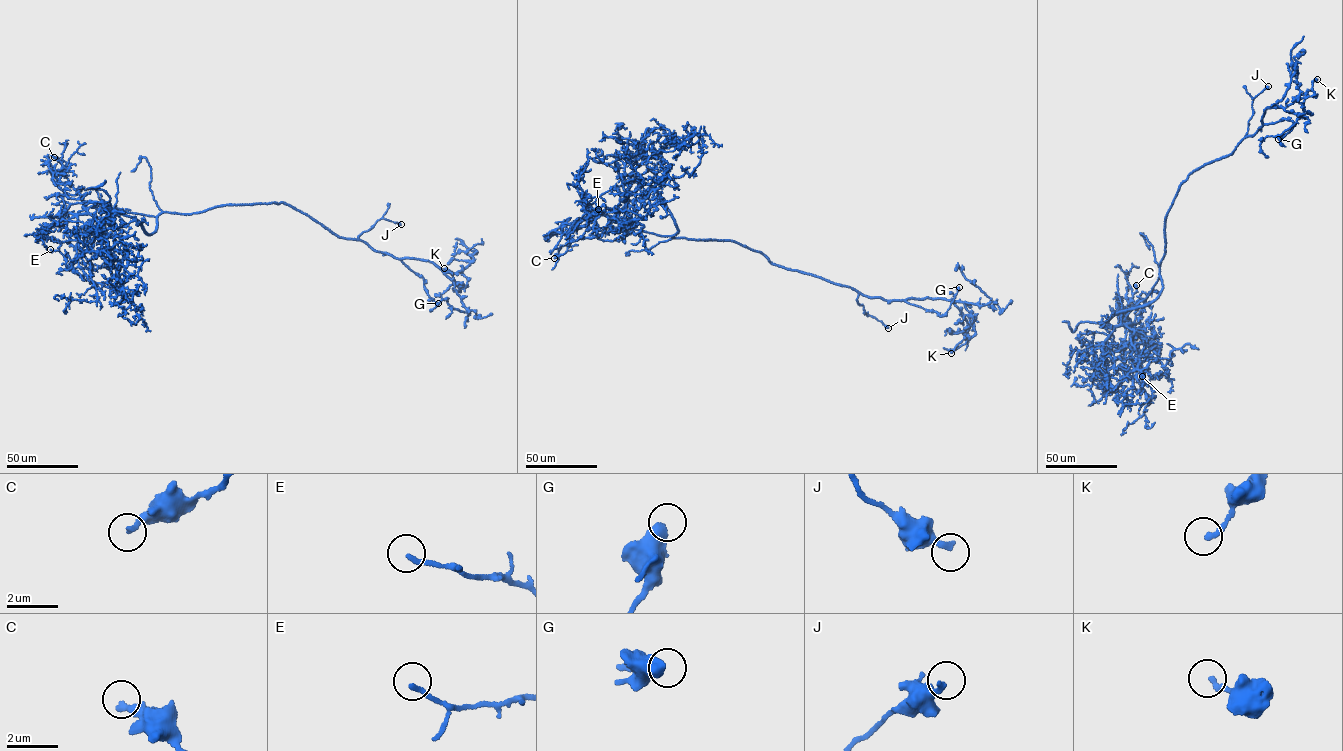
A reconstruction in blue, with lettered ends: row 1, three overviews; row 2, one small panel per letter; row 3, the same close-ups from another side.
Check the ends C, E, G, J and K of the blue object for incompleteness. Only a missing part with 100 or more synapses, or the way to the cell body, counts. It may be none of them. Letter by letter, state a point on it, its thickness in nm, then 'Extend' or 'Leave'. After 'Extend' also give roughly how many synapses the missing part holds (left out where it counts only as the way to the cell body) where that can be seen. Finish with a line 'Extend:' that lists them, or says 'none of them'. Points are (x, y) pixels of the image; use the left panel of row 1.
C: Place: (54, 157). Thickness 280 nm. Leave
E: Place: (50, 249). Thickness 190 nm. Leave
G: Place: (438, 303). Thickness 550 nm. Leave
J: Place: (401, 224). Thickness 240 nm. Leave
K: Place: (444, 268). Thickness 240 nm. Leave
Extend: none of them

